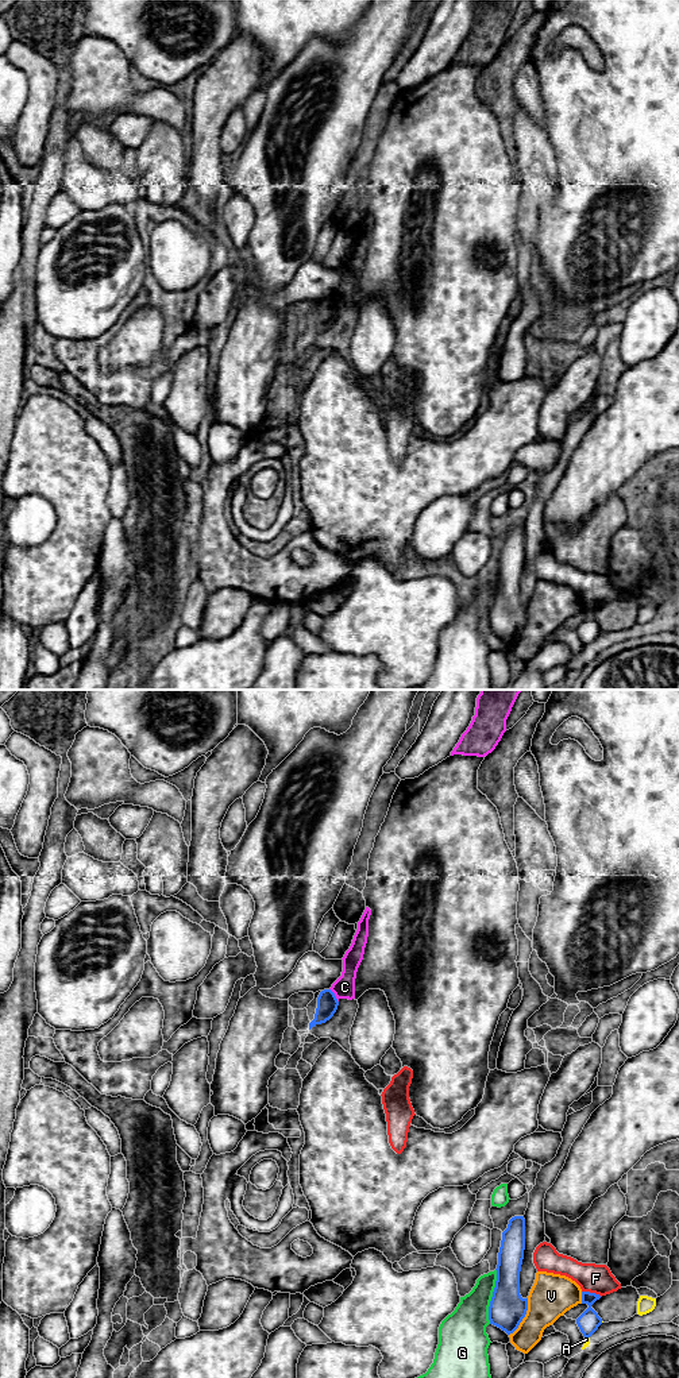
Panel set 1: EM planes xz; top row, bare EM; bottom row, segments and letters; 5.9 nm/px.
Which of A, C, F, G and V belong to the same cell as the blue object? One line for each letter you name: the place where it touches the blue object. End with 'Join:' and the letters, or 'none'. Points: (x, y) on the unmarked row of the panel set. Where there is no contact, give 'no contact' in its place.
Join: none

